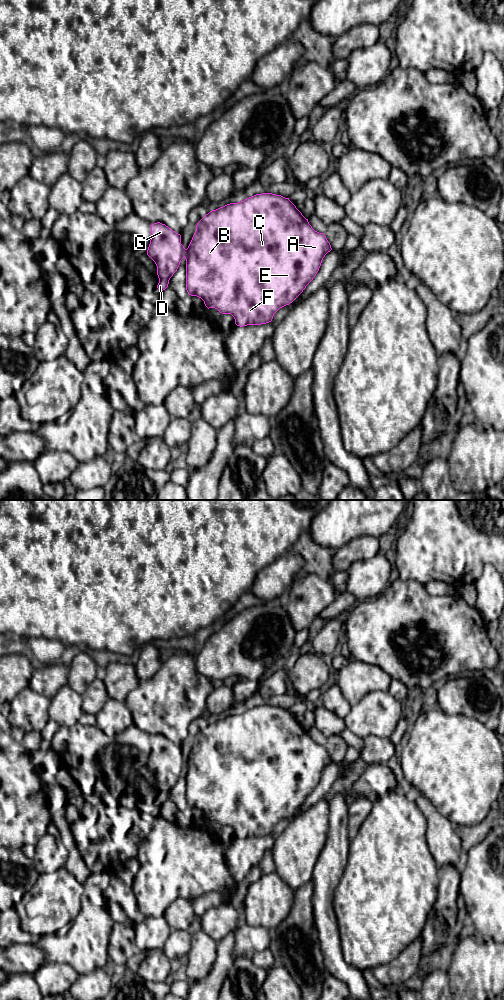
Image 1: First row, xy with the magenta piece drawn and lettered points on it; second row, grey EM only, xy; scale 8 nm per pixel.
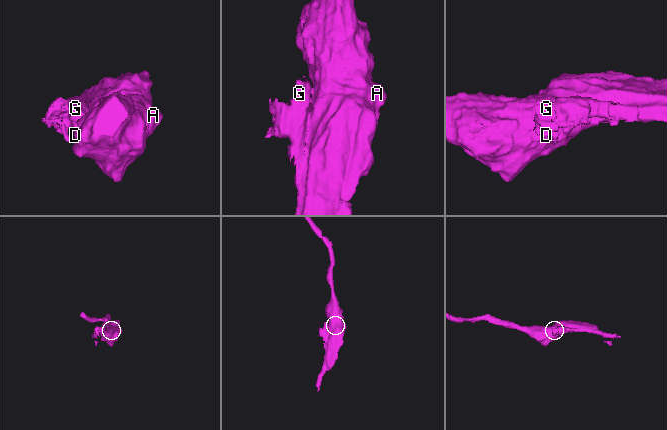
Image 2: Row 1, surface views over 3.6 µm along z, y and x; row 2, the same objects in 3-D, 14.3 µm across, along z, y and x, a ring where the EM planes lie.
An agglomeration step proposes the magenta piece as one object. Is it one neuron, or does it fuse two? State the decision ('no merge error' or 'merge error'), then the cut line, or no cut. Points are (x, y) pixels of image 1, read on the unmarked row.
merge error; cut xy (186, 761), (184, 768)

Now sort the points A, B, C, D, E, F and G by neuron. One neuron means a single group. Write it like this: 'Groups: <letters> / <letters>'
Groups: A B C E F / D G

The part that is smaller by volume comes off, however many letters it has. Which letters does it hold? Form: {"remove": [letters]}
{"remove": ["D", "G"]}

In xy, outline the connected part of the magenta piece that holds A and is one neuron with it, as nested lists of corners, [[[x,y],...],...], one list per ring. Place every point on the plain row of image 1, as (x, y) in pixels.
[[[262,705],[262,706],[256,706],[254,708],[251,708],[244,713],[238,714],[238,715],[230,715],[223,719],[220,719],[216,722],[210,723],[208,726],[206,726],[196,737],[196,743],[192,749],[192,752],[186,761],[185,764],[185,771],[186,771],[186,802],[189,807],[191,808],[197,808],[201,810],[204,813],[205,818],[209,820],[215,820],[222,826],[231,826],[235,831],[235,836],[237,838],[243,839],[247,837],[261,837],[266,836],[272,833],[274,826],[282,819],[289,817],[292,815],[306,800],[306,798],[313,792],[313,790],[316,788],[317,784],[319,783],[319,780],[321,778],[322,772],[325,769],[325,767],[332,762],[330,755],[328,754],[326,748],[324,745],[319,745],[315,743],[312,738],[309,736],[308,731],[306,731],[302,725],[296,720],[296,718],[289,712],[289,710],[285,710],[281,707],[276,707],[272,705]]]

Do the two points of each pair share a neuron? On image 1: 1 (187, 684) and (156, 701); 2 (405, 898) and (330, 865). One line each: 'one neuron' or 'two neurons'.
1: one neuron
2: two neurons

